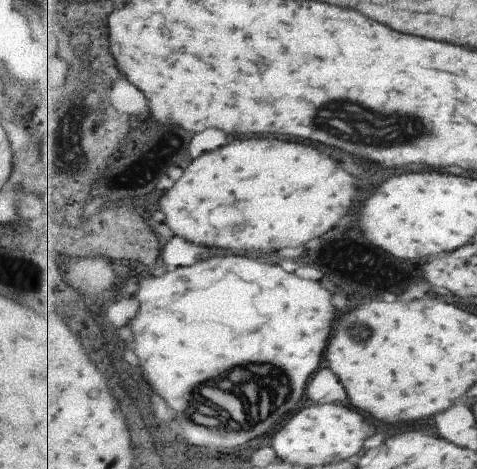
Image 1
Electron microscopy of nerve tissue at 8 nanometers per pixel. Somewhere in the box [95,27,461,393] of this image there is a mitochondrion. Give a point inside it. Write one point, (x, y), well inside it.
(346, 118)

